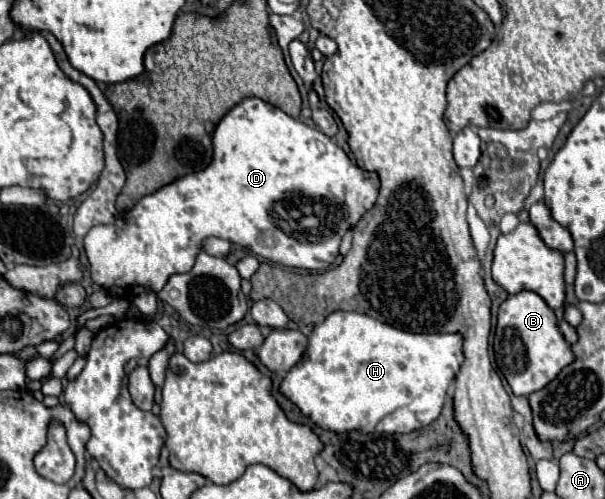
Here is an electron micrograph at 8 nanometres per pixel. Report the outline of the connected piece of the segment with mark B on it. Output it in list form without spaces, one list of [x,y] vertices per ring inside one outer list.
[[[522,290],[502,302],[494,332],[494,356],[496,366],[508,380],[514,396],[530,396],[532,392],[542,390],[574,360],[572,348],[558,328],[554,310],[530,290]]]

